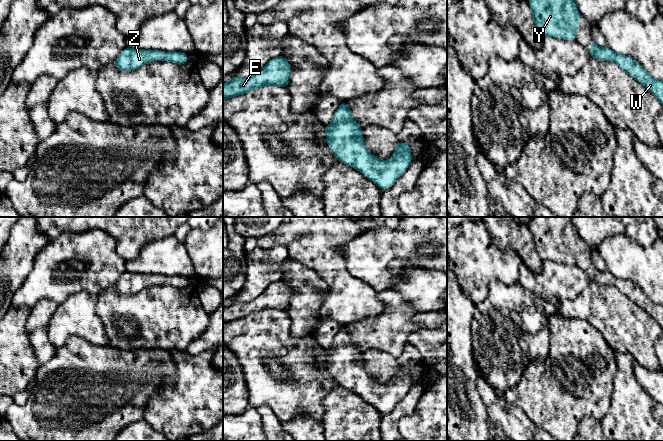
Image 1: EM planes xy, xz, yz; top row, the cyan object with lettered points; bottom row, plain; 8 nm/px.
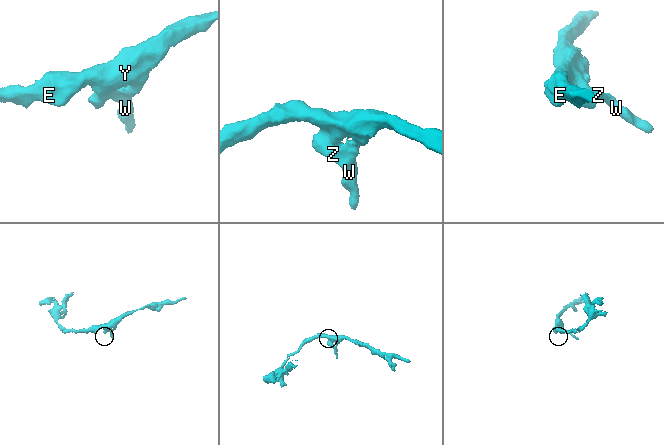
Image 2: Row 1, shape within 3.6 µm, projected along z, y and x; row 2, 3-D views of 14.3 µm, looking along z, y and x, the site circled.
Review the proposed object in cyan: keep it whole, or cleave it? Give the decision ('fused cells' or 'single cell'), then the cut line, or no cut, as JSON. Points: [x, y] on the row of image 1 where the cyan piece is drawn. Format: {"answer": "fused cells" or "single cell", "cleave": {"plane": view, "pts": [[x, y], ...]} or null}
{"answer": "single cell", "cleave": null}

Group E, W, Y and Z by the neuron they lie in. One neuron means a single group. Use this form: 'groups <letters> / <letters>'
groups E W Y Z

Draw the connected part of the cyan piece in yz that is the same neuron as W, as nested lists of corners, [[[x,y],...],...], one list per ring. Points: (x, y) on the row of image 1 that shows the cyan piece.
[[[592,40],[592,43],[588,47],[591,48],[591,53],[589,54],[591,57],[599,61],[614,61],[622,70],[651,91],[663,105],[663,82],[652,78],[635,59],[617,54],[608,47],[602,48],[594,40]]]

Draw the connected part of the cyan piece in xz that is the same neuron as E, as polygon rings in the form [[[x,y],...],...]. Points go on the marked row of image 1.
[[[284,56],[273,58],[254,76],[234,76],[230,82],[223,83],[223,101],[269,85],[287,88],[290,73],[290,65]]]

